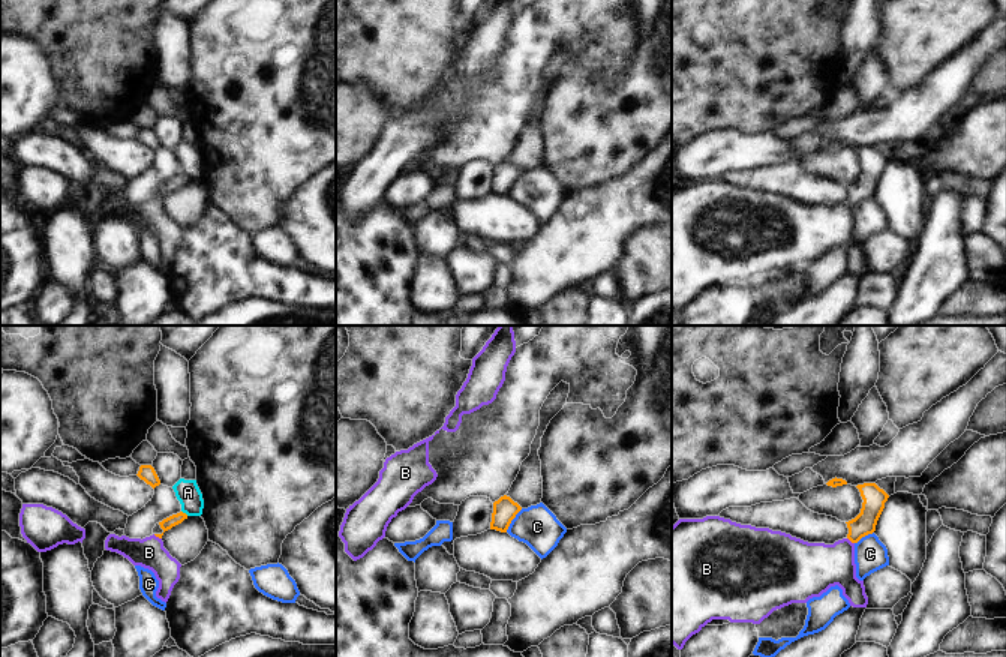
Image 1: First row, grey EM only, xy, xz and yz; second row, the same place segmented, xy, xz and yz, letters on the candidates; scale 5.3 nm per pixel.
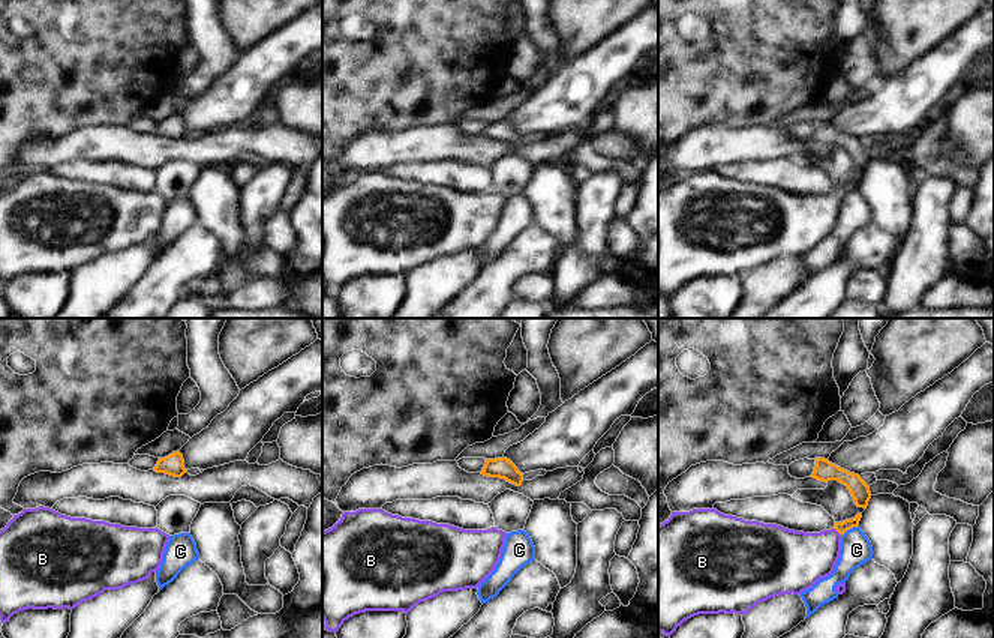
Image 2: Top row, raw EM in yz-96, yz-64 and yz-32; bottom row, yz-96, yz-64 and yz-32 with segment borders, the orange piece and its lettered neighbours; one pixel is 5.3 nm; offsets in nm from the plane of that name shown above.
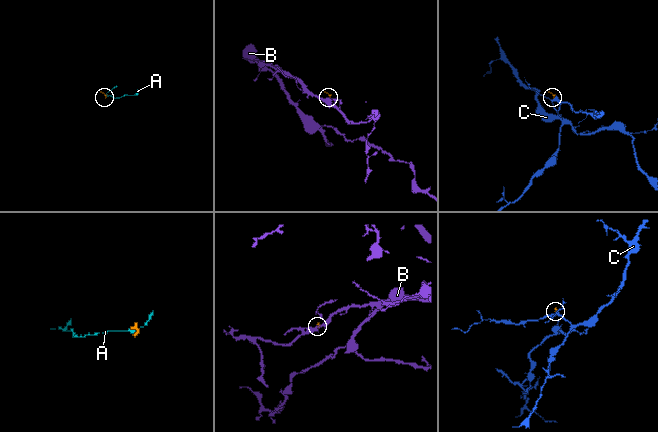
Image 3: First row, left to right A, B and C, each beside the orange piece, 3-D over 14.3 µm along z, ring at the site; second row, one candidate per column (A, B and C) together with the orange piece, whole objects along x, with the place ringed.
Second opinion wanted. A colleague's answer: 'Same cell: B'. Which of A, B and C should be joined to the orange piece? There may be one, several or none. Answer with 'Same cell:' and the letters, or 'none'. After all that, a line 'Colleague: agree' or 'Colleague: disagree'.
Same cell: B
Colleague: agree

